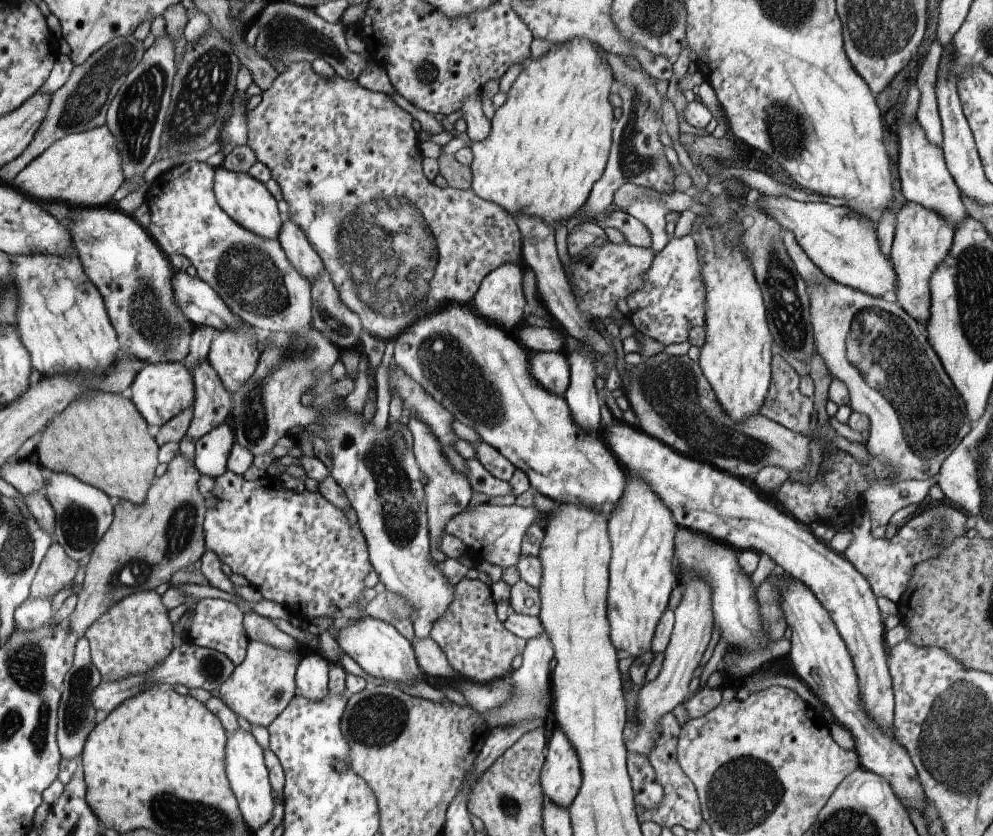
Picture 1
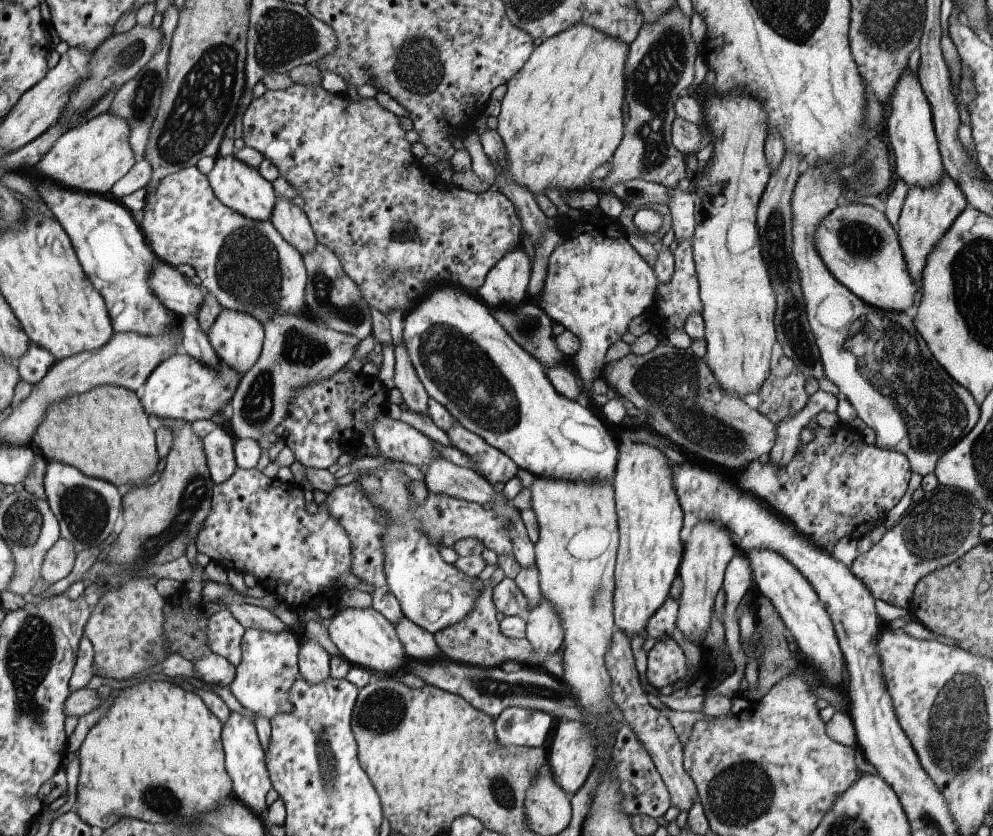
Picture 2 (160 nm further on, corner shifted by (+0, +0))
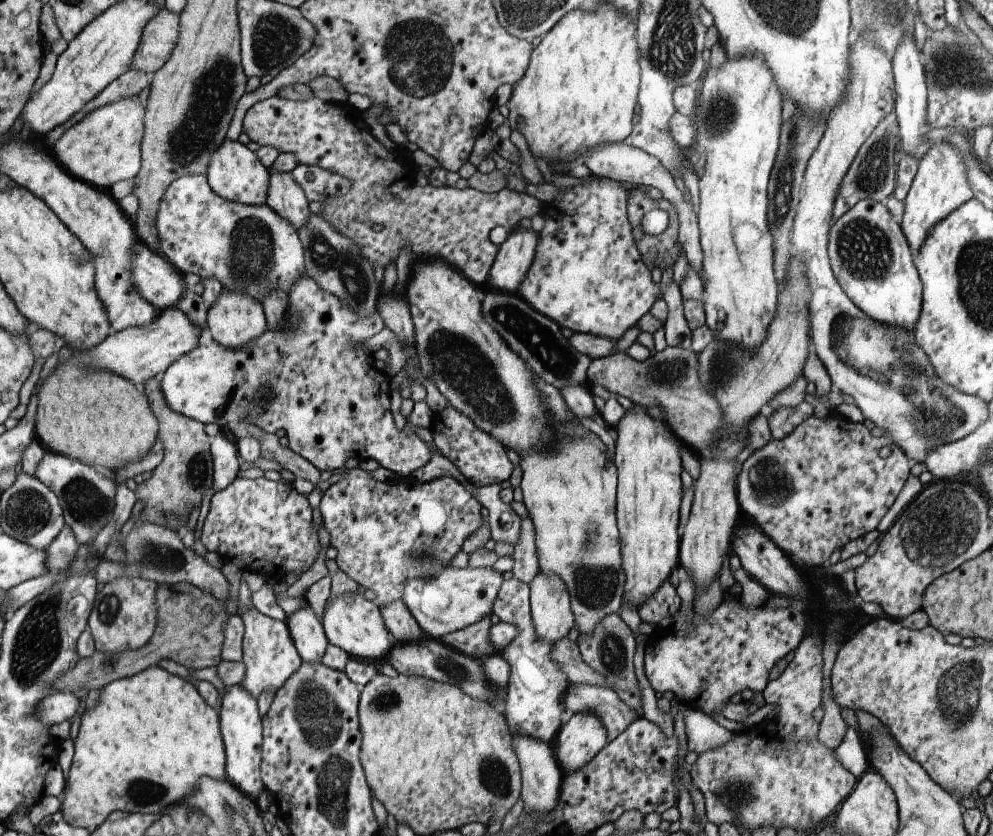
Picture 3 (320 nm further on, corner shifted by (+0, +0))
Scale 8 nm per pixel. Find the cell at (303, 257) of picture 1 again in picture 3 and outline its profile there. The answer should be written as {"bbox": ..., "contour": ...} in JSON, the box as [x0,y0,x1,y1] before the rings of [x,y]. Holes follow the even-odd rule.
{"bbox":[268,169,310,229],"contour":[[[276,169],[270,175],[268,203],[279,215],[288,219],[299,229],[310,216],[309,198],[301,184],[293,177],[292,172],[280,172]]]}

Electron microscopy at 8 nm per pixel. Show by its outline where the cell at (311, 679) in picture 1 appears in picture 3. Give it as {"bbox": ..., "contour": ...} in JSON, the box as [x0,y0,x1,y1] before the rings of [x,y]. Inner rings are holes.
{"bbox":[286,605,330,663],"contour":[[[304,605],[288,616],[286,623],[302,660],[309,663],[321,661],[330,642],[324,624],[320,624],[312,608]]]}

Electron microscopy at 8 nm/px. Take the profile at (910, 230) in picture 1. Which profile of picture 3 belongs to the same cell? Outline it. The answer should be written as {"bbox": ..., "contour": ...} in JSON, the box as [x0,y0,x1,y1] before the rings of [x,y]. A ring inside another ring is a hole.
{"bbox":[900,138,973,255],"contour":[[[946,138],[941,142],[932,142],[928,151],[919,160],[914,180],[903,200],[905,209],[900,225],[913,254],[917,255],[930,228],[972,197],[973,190],[967,177],[967,164],[961,150]]]}

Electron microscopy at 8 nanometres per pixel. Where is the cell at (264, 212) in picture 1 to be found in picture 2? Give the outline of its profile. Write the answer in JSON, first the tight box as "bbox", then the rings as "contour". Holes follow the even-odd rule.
{"bbox":[207,154,277,220],"contour":[[[234,154],[218,155],[215,157],[214,167],[207,173],[209,183],[213,187],[213,192],[218,200],[227,207],[242,213],[252,220],[268,220],[273,214],[276,206],[277,193],[273,184],[262,176],[262,173],[246,161],[239,159]]]}

